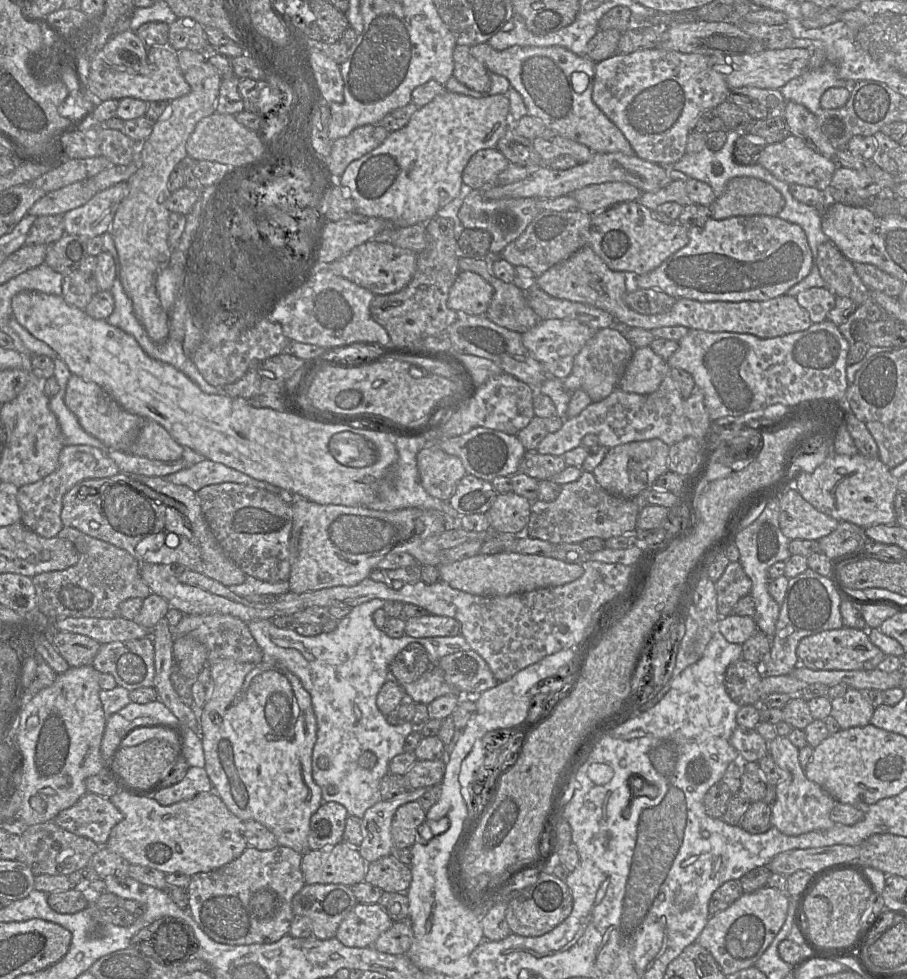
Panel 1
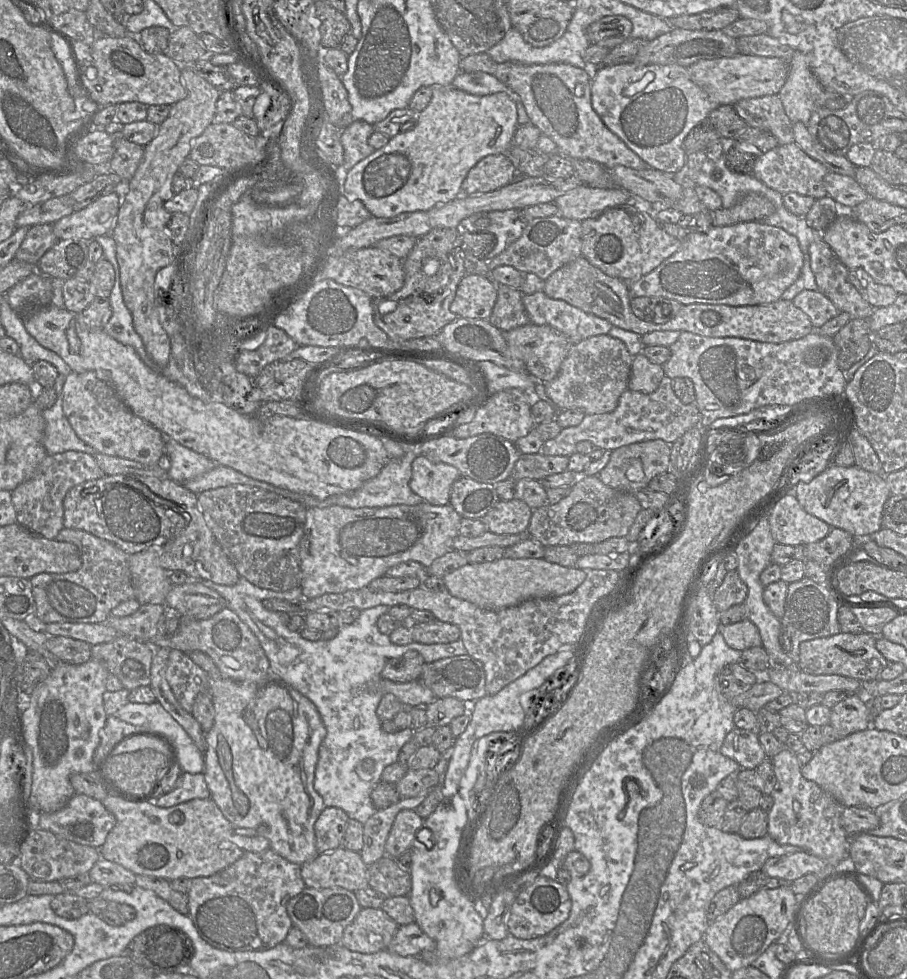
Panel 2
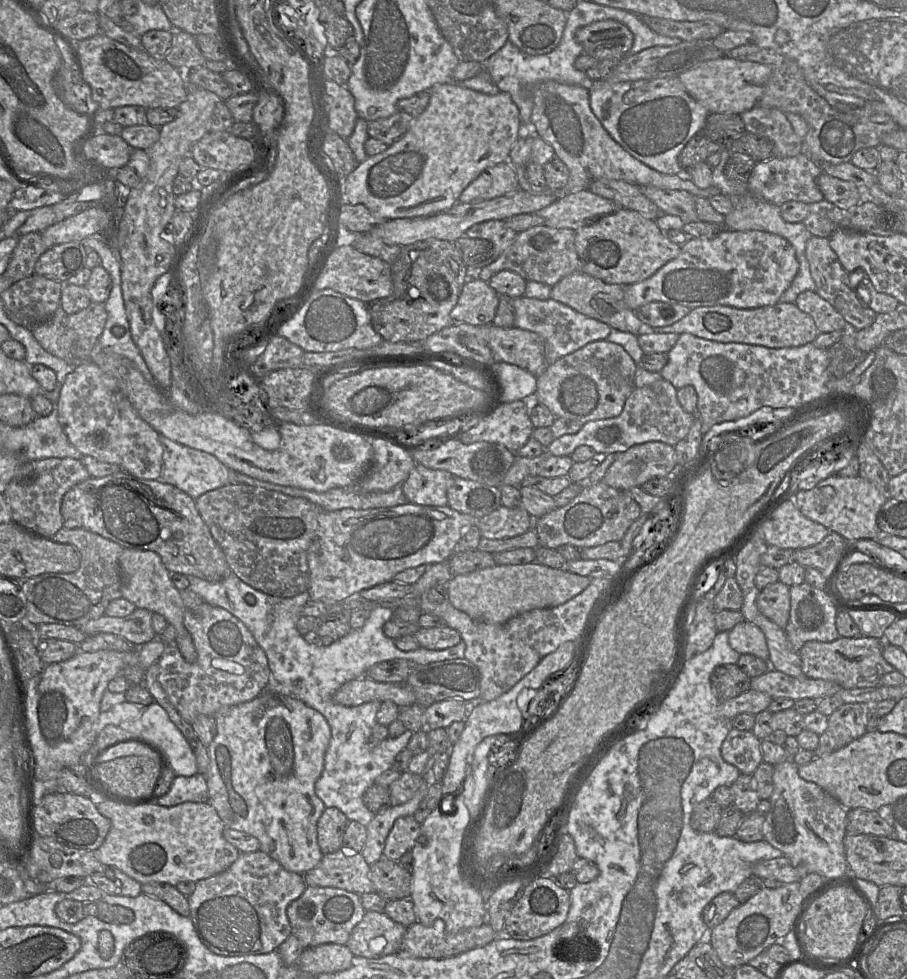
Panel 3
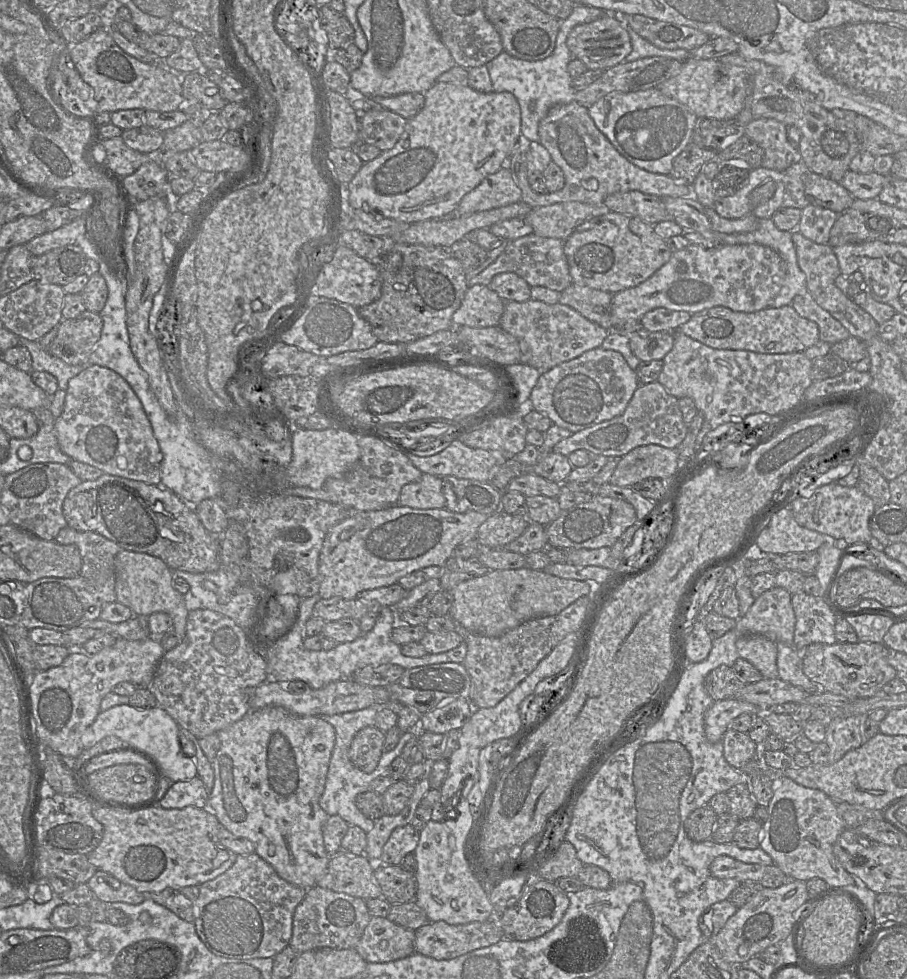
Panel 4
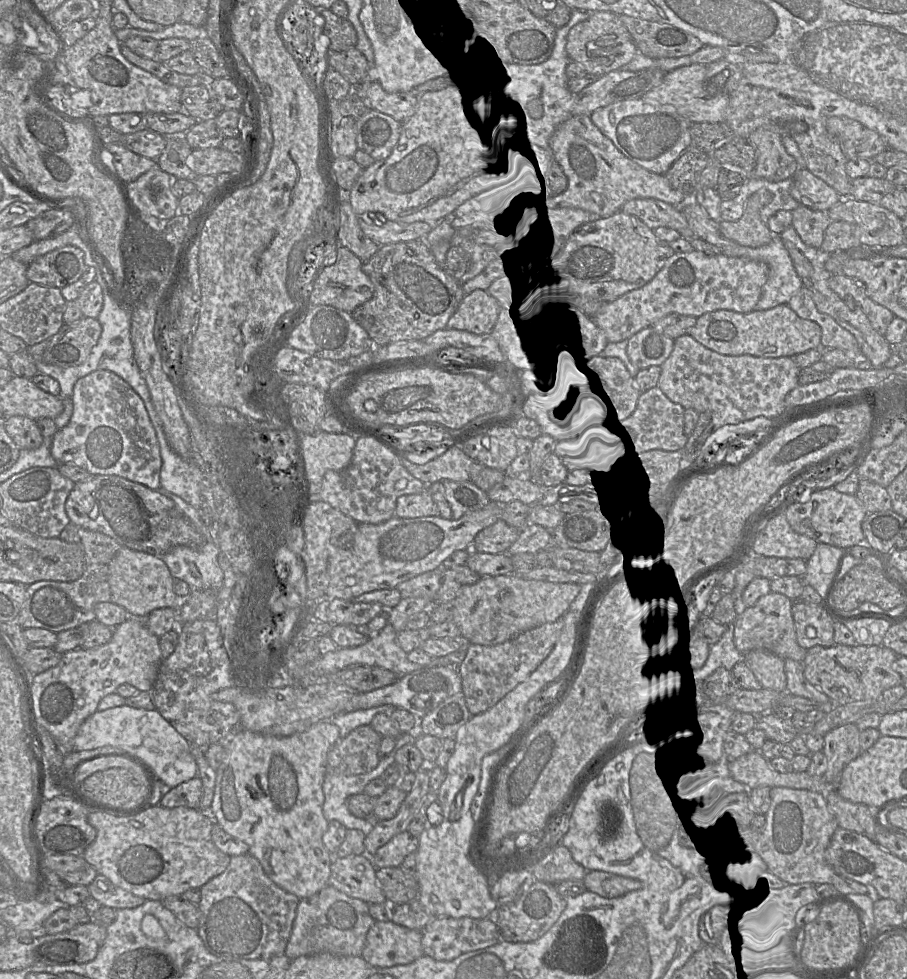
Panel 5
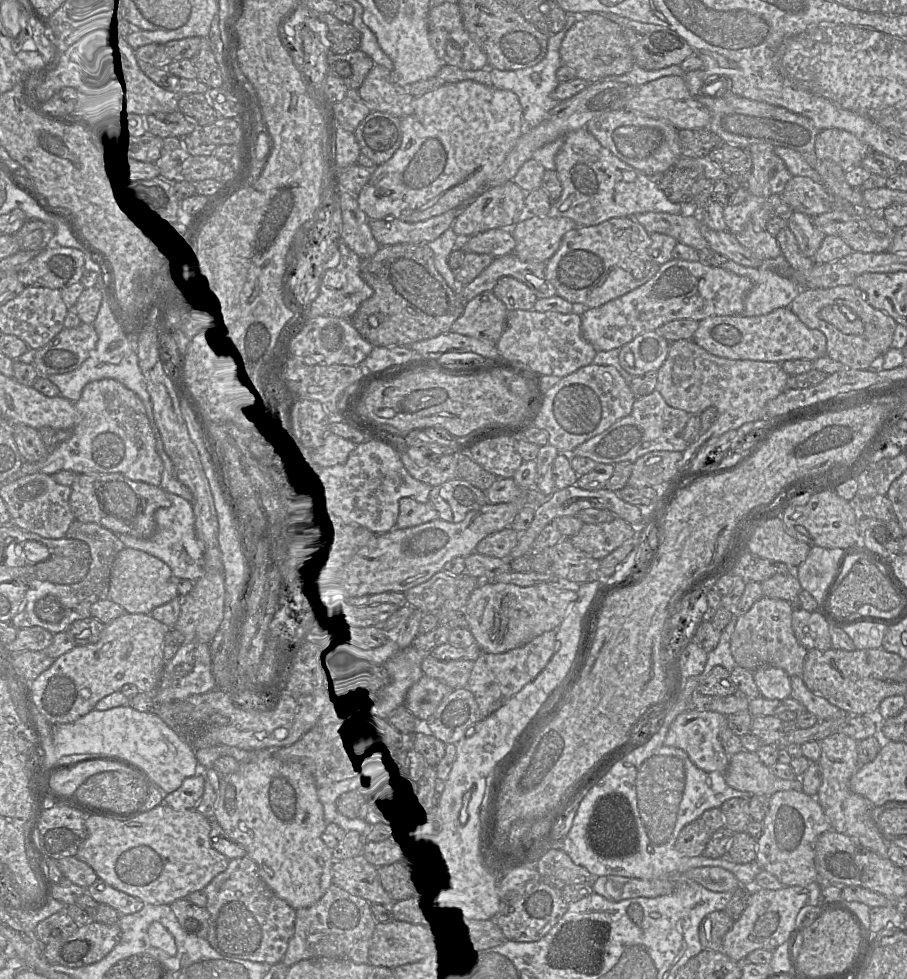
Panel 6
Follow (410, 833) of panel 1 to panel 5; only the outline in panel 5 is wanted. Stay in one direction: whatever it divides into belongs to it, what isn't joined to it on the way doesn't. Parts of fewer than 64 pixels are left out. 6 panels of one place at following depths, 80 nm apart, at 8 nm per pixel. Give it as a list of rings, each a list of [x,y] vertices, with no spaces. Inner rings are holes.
[[[407,830],[396,834],[371,856],[373,864],[376,868],[401,867],[405,857],[417,850],[418,839]]]

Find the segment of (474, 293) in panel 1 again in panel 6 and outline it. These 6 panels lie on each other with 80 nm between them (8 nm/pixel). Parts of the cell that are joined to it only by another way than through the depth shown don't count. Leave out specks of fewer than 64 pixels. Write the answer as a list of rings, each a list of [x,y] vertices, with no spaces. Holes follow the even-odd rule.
[[[484,291],[465,302],[463,313],[452,323],[450,331],[496,343],[504,330],[506,314],[505,305],[492,291]]]

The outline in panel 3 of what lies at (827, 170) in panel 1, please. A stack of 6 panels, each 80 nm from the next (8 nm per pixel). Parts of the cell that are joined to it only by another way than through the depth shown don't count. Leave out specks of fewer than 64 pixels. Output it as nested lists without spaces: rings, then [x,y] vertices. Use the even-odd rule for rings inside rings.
[[[804,152],[789,158],[774,158],[755,163],[749,180],[748,191],[764,201],[781,206],[788,201],[799,201],[808,205],[822,201],[823,194],[817,186],[817,178],[824,171]]]

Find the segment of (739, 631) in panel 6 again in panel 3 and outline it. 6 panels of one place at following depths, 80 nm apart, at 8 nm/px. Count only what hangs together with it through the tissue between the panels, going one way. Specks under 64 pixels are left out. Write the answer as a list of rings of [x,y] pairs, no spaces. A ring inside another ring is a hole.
[[[781,581],[767,585],[757,597],[759,611],[783,630],[790,617],[790,587]]]

